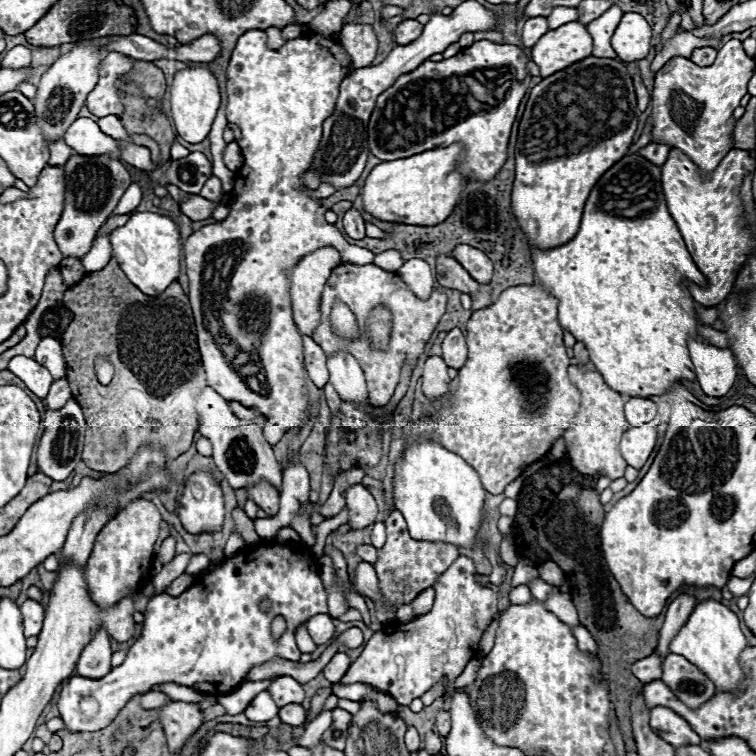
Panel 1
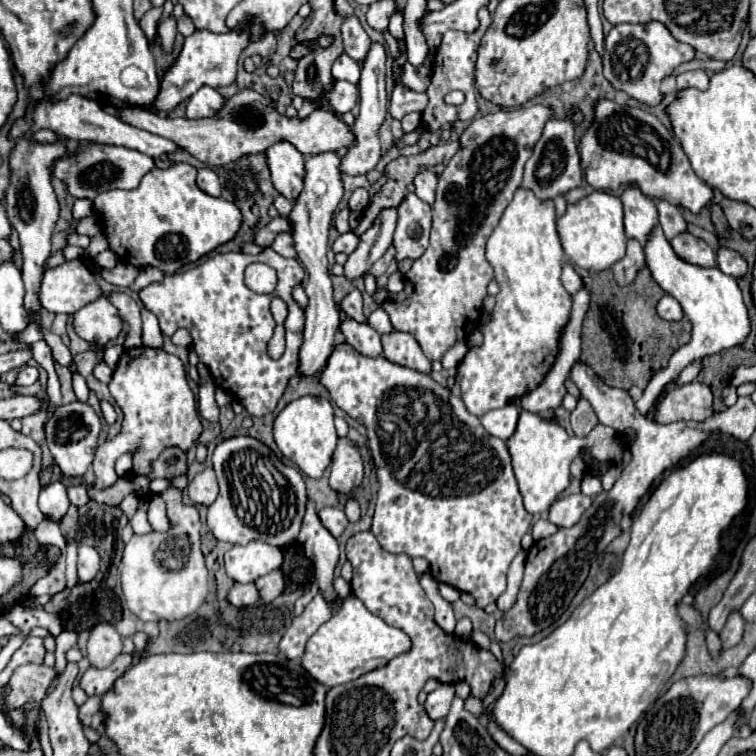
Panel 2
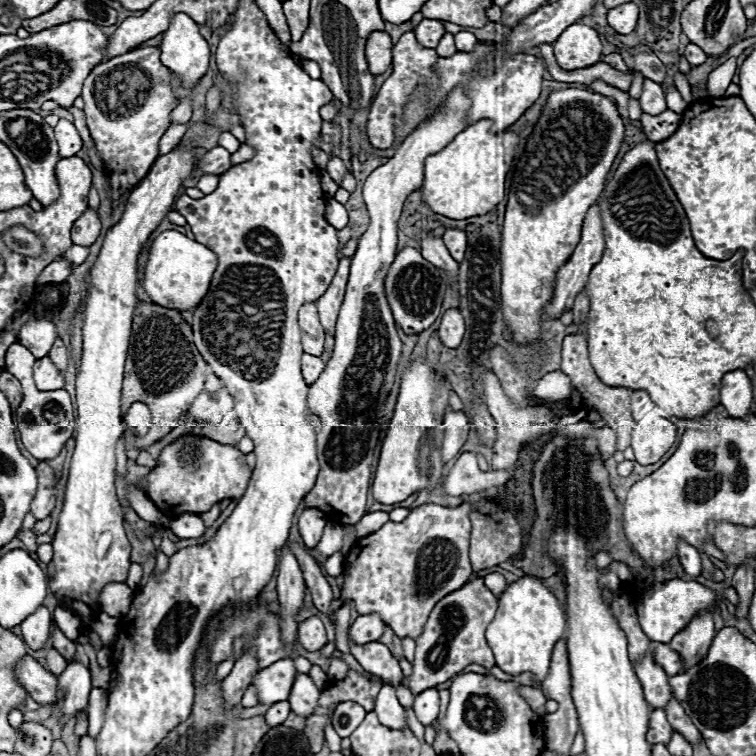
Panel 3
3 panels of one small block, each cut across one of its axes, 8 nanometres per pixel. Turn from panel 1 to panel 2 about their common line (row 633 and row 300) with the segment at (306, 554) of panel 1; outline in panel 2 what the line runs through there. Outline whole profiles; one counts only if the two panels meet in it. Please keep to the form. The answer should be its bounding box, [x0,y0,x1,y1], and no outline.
[140,248,304,418]

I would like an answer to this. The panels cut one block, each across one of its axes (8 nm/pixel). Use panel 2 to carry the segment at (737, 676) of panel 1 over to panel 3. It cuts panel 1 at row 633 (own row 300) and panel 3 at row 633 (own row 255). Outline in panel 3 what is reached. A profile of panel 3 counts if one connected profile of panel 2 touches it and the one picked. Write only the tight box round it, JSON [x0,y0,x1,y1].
[636,578,716,642]

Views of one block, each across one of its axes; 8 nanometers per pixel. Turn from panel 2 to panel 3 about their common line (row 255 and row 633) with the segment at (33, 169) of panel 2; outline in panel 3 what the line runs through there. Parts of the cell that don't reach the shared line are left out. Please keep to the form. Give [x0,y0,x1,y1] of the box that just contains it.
[20,606,52,650]

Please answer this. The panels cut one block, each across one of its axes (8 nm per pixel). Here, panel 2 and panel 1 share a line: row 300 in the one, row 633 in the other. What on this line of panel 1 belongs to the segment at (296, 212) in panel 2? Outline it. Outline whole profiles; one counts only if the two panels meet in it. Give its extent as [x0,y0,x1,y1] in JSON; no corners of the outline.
[306,614,334,646]

